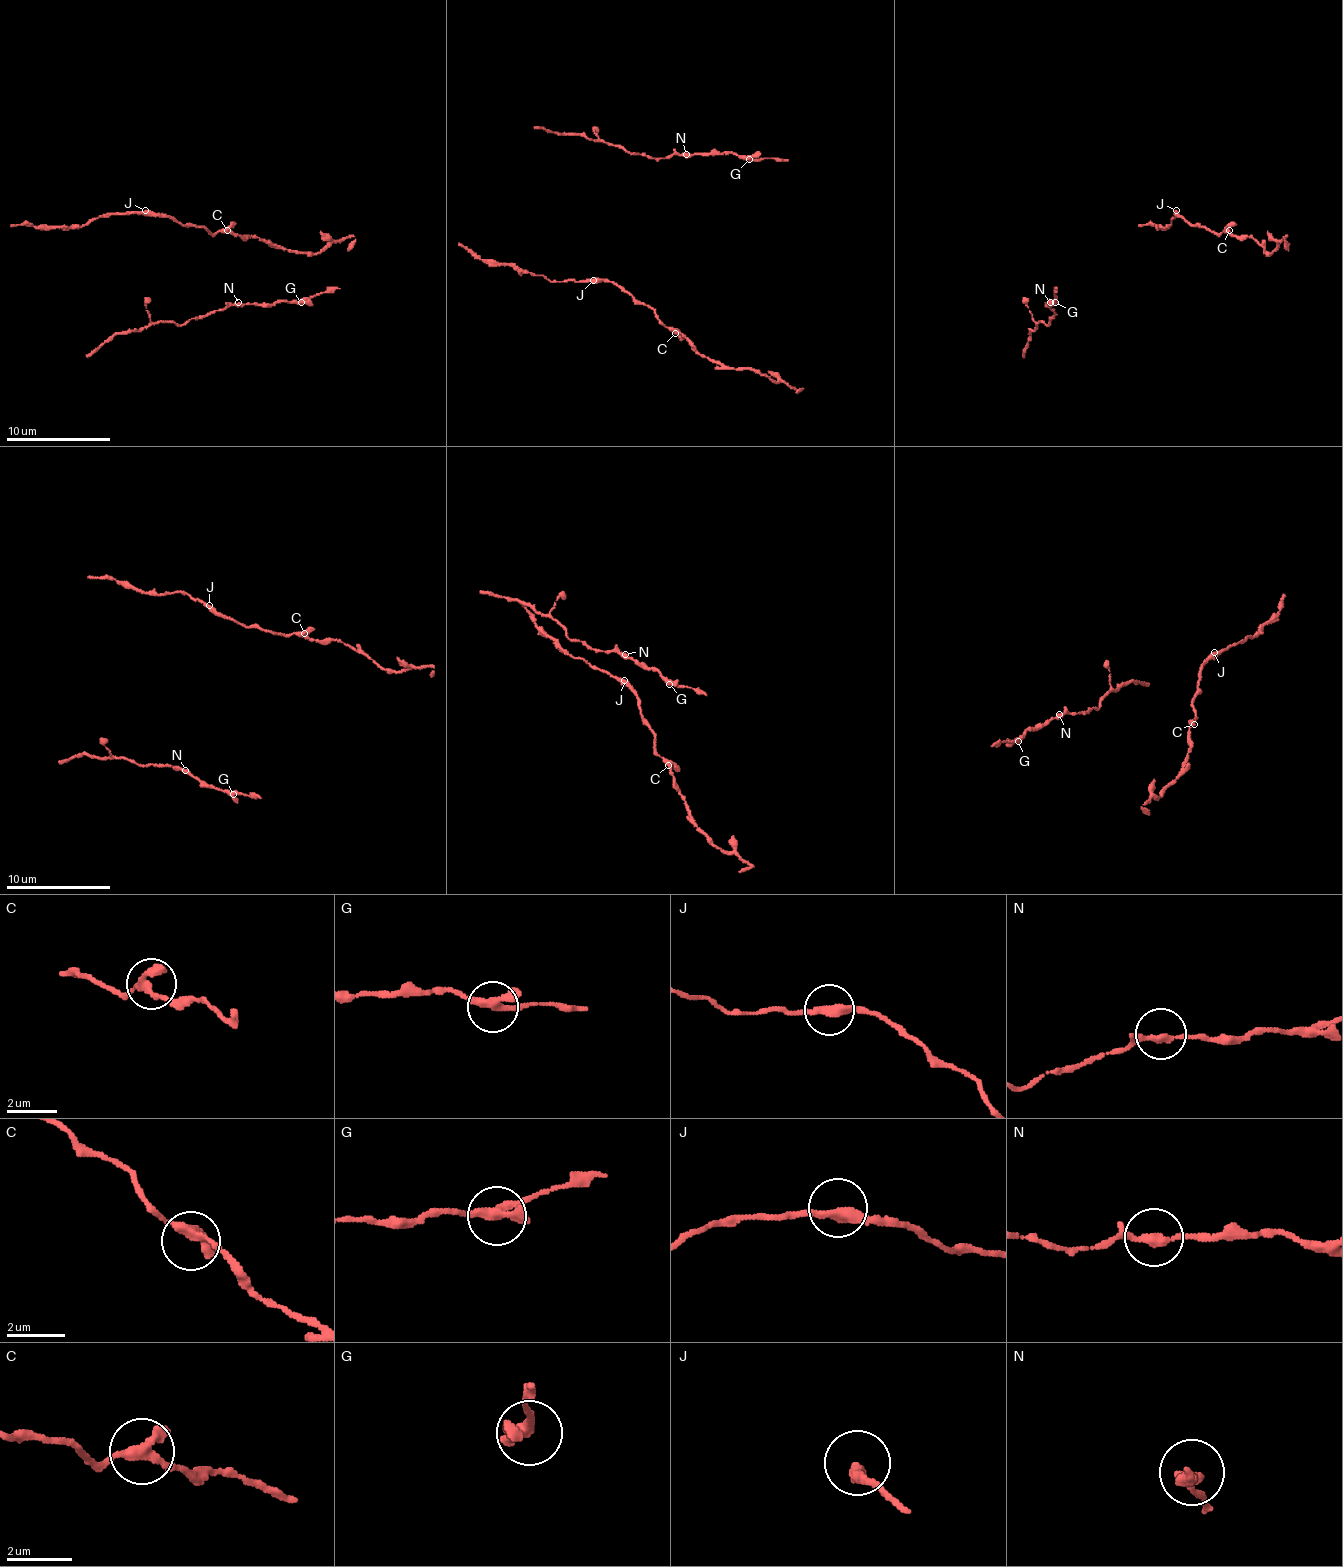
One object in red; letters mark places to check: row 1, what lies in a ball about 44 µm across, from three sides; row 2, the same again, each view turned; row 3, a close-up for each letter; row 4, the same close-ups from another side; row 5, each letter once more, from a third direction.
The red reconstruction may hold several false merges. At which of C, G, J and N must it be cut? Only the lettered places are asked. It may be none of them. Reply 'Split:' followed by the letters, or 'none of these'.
Split: none of these

